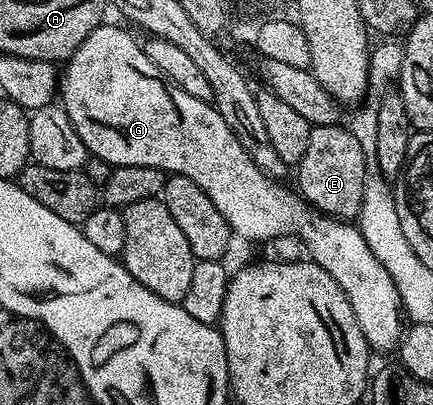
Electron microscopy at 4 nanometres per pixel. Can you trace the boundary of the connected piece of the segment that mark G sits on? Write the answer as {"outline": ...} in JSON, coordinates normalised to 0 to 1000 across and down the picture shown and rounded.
{"outline":[[[233,62],[212,74],[189,101],[166,143],[155,148],[150,170],[134,195],[134,244],[148,277],[162,289],[171,319],[180,319],[180,338],[199,358],[206,385],[222,385],[252,405],[256,415],[282,407],[346,407],[356,417],[439,437],[485,496],[494,496],[494,516],[522,536],[538,583],[564,590],[637,590],[644,580],[686,580],[714,620],[718,647],[732,649],[799,723],[808,743],[808,763],[818,763],[818,783],[827,793],[827,812],[845,832],[852,859],[861,869],[896,867],[921,849],[938,815],[938,780],[924,763],[919,714],[910,714],[910,694],[901,674],[864,625],[855,625],[855,605],[845,605],[845,585],[836,585],[829,558],[820,548],[769,541],[730,519],[709,491],[679,477],[654,449],[626,442],[559,368],[550,338],[513,299],[497,262],[483,247],[439,240],[430,220],[411,220],[337,141],[326,99],[314,99],[296,77],[277,67]]]}

